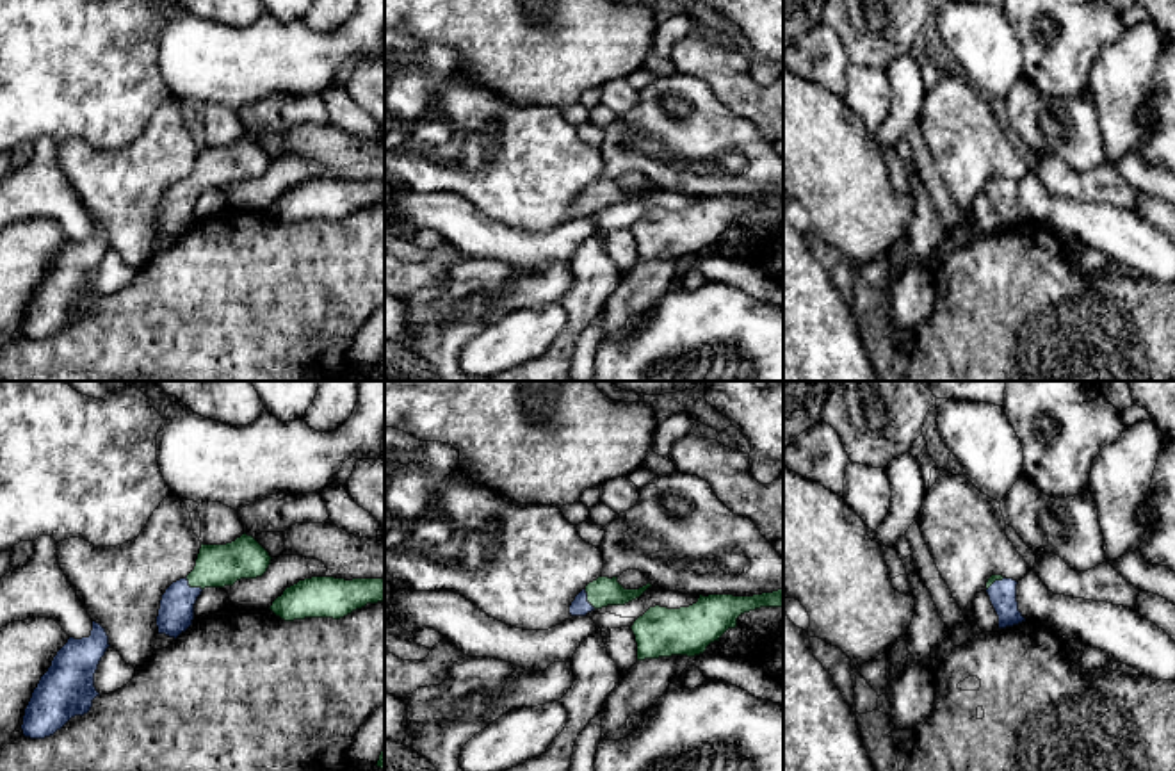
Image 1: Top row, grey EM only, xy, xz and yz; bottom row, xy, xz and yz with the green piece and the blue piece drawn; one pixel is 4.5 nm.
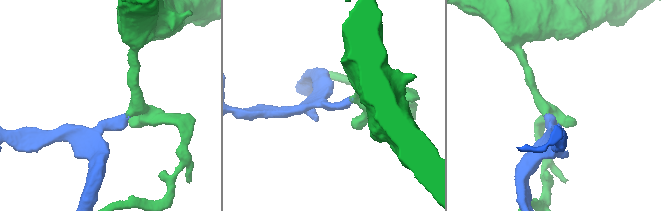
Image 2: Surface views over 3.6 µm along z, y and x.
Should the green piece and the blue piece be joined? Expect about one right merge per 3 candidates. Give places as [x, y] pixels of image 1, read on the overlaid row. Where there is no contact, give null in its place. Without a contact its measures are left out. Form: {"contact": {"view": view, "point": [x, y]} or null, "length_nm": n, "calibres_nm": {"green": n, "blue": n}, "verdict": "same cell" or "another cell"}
{"contact": {"view": "xy", "point": [193, 586]}, "length_nm": 100, "calibres_nm": {"green": 190, "blue": 160}, "verdict": "same cell"}

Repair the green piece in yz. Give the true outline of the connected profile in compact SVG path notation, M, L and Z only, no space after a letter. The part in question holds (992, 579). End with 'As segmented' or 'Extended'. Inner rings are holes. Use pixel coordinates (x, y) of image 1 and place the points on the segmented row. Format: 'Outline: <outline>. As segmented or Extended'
Outline: M992 575L986 582L986 593L999 616L999 629L1025 621L1018 611L1017 584L1017 580L1006 579L1002 575Z. Extended

